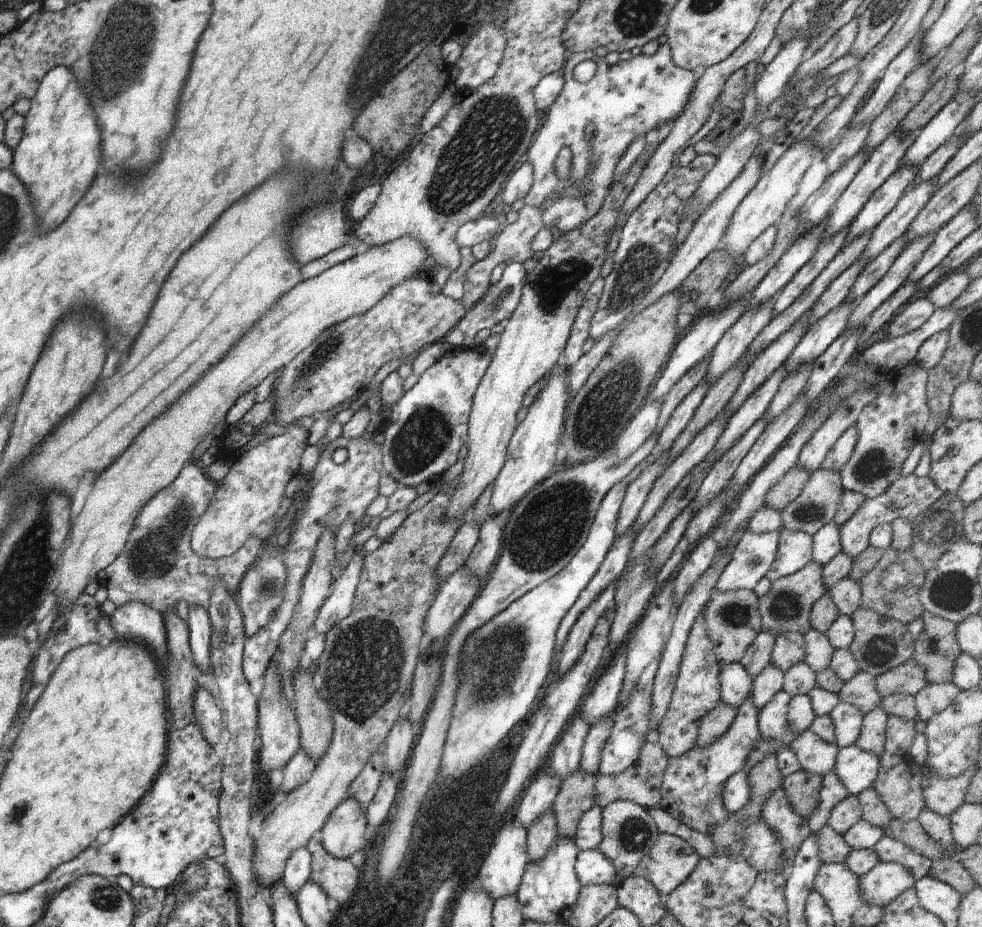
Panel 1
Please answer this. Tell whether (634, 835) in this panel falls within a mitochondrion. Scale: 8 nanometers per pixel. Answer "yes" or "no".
yes

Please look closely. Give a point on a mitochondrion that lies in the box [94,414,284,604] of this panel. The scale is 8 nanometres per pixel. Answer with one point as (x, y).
(157, 547)

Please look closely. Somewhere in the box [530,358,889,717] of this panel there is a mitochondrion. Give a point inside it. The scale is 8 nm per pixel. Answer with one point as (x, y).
(786, 607)

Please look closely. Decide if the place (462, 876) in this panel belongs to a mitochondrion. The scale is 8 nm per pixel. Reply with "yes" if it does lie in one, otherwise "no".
no

